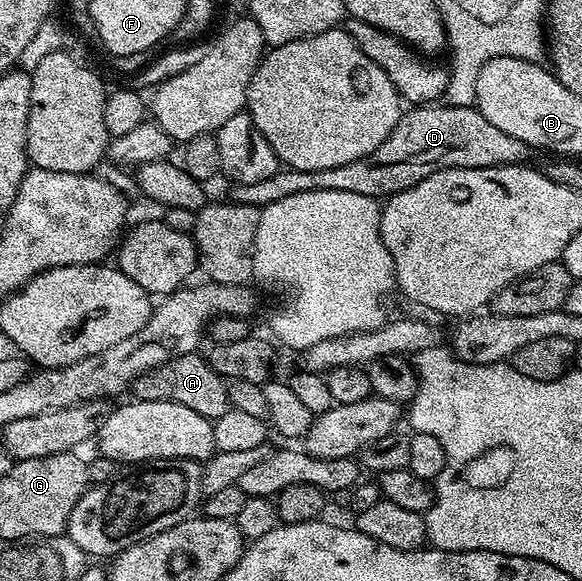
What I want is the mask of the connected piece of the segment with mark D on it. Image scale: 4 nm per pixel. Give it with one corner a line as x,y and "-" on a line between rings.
432,102
422,106
411,106
400,115
397,126
365,158
357,162
345,162
345,166
333,166
333,170
297,170
284,167
273,178
261,182
235,184
230,199
237,204
248,204
264,209
268,204
281,202
289,194
301,194
309,190
345,190
353,194
365,194
376,198
390,198
409,186
417,186
429,174
437,174
450,168
496,168
506,164
526,165
533,155
531,145
497,130
485,114
466,103

